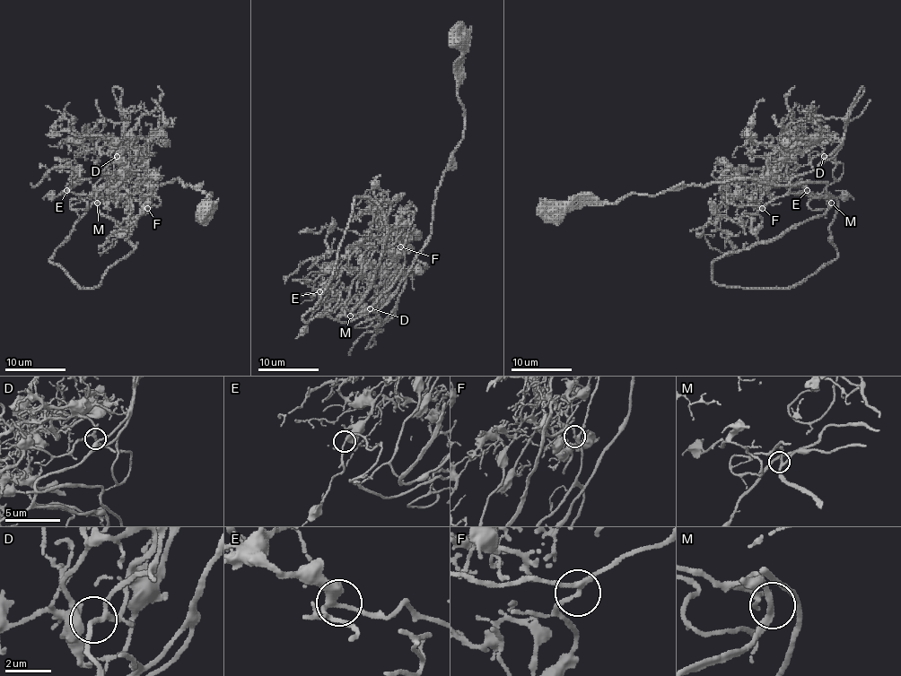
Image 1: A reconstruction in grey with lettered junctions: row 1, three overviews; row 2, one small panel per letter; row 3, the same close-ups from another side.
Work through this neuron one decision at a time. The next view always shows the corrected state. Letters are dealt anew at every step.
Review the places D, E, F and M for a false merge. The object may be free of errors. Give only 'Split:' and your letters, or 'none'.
Split: none

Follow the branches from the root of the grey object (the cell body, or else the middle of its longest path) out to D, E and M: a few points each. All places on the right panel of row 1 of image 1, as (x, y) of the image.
D: (552, 209), (737, 178), (789, 185), (829, 160), (842, 141), (824, 137), (824, 156)
E: (552, 209), (737, 178), (826, 195), (828, 207), (813, 210), (807, 190)
M: (552, 209), (737, 178), (787, 185), (791, 194), (831, 203)

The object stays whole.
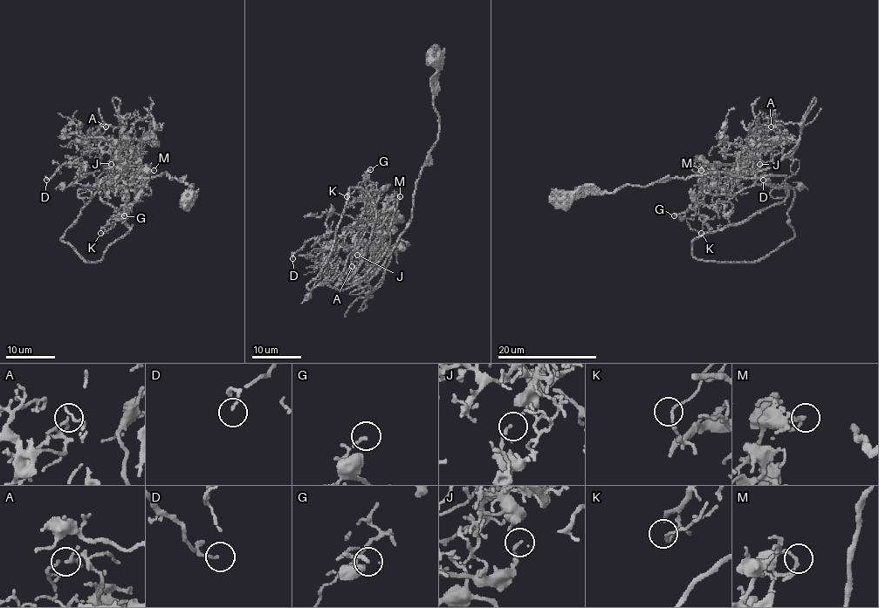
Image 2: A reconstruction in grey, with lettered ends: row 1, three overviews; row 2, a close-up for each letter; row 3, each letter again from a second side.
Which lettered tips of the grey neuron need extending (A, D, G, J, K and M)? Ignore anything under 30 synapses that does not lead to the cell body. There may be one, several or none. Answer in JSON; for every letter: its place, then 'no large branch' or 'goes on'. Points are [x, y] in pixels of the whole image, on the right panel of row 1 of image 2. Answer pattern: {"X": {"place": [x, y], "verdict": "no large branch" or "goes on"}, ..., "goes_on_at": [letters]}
{"A": {"place": [771, 126], "verdict": "no large branch"}, "D": {"place": [763, 180], "verdict": "no large branch"}, "G": {"place": [674, 215], "verdict": "no large branch"}, "J": {"place": [759, 164], "verdict": "no large branch"}, "K": {"place": [701, 233], "verdict": "no large branch"}, "M": {"place": [701, 170], "verdict": "no large branch"}, "goes_on_at": []}

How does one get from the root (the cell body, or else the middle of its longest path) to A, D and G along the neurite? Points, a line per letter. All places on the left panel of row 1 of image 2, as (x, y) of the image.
A: (185, 197), (192, 185), (167, 173), (145, 177), (129, 147), (114, 139), (99, 140), (106, 126)
D: (185, 197), (192, 185), (167, 173), (78, 196), (91, 198), (77, 182), (87, 174), (77, 161), (46, 180)
G: (185, 197), (192, 185), (167, 173), (147, 177), (124, 215)

